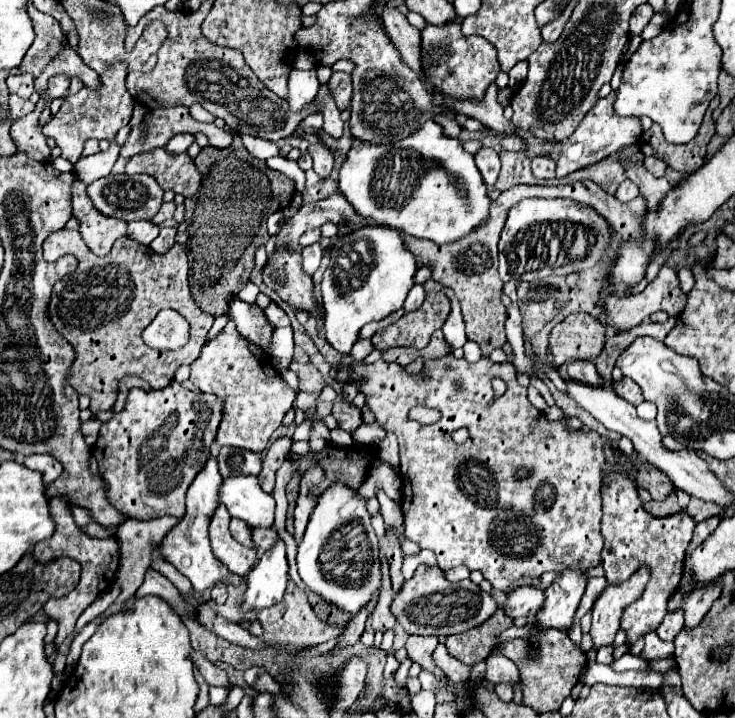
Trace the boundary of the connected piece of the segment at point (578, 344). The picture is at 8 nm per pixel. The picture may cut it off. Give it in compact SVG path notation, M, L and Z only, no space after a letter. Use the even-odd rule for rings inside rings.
M588 313L568 315L550 333L550 353L554 355L552 365L560 367L560 365L564 365L568 361L574 361L574 359L594 359L596 353L600 353L604 341L606 341L606 337L604 337L604 325L598 319L594 319Z

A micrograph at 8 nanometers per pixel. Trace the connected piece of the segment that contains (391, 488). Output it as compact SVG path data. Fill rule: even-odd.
M380 461L376 469L372 469L368 473L368 479L364 481L364 485L360 487L360 493L364 493L364 497L374 497L378 491L384 491L388 497L400 501L402 499L402 479L398 475L398 471L394 469L394 465Z

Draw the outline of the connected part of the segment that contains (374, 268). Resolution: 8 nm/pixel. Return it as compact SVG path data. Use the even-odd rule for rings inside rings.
M366 223L360 229L356 229L356 235L354 235L356 239L350 235L354 233L348 233L346 237L338 239L336 245L332 247L330 251L332 263L324 271L324 279L322 279L324 333L328 343L342 353L350 353L352 345L358 339L358 331L366 323L384 319L386 315L396 311L396 305L402 305L402 301L406 299L408 291L414 285L414 273L416 273L416 257L404 245L404 235L400 229ZM358 241L368 243L368 249L370 249L368 263L362 259L362 255L354 251L354 245Z

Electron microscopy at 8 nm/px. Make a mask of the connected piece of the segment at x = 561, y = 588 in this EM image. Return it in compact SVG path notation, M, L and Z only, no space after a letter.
M564 569L556 581L544 591L546 603L544 609L534 617L534 623L544 627L556 627L566 631L572 625L572 617L580 605L580 599L586 591L588 575L582 569Z

